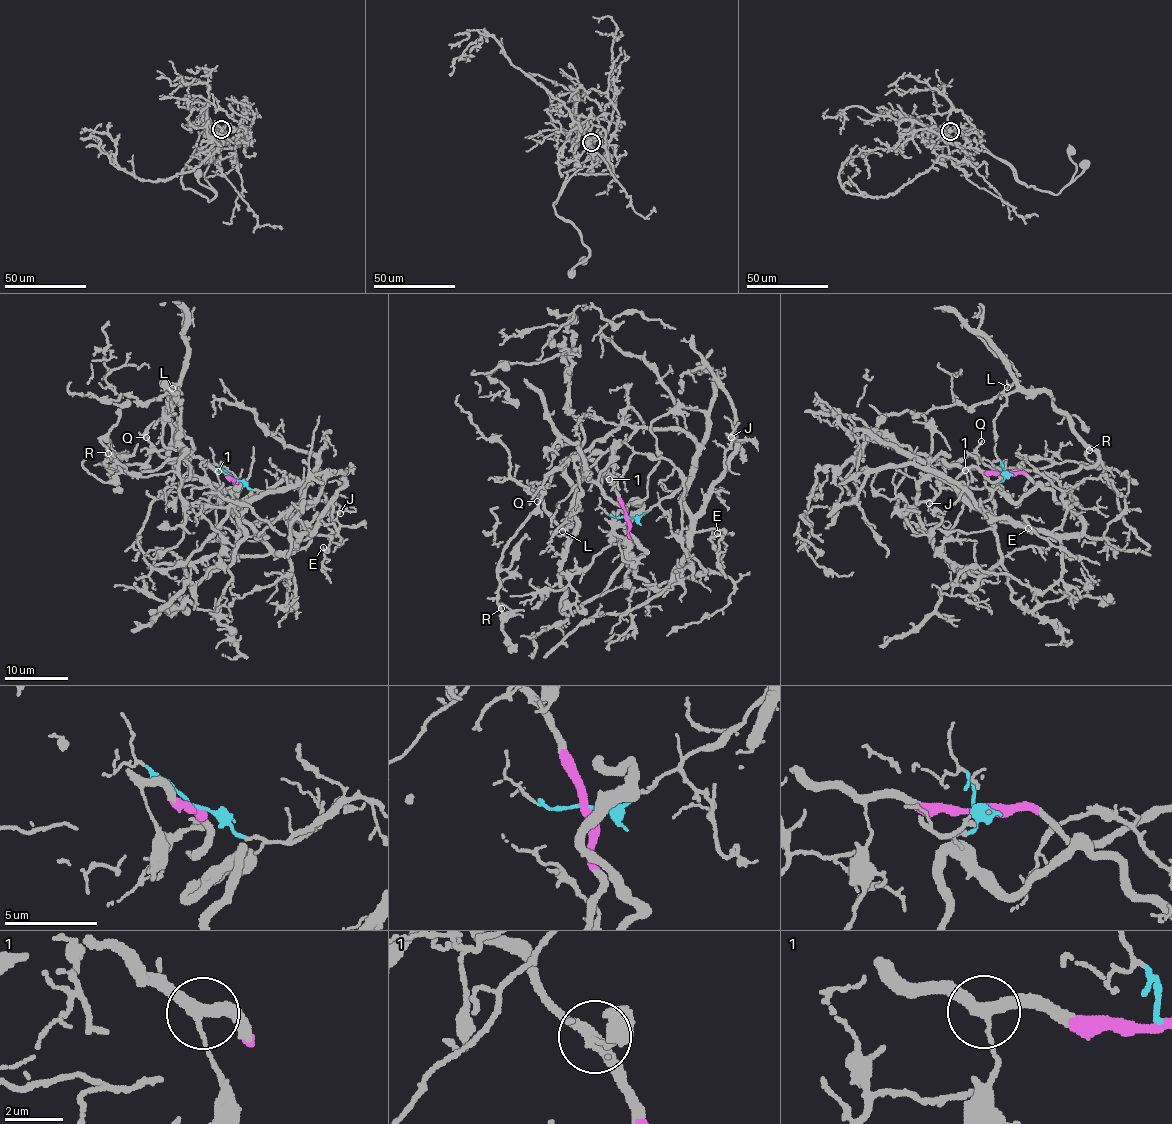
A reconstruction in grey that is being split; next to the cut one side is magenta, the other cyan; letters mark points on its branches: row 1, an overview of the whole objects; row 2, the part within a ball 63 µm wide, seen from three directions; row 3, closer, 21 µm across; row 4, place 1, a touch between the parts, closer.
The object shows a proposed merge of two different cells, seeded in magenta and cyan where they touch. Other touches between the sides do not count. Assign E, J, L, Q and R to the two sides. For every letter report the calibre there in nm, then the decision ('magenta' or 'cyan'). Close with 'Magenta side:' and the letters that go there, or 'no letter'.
E: 120 nm thick; cyan
J: 130 nm thick; cyan
L: 110 nm thick; magenta
Q: 110 nm thick; magenta
R: 90 nm thick; magenta
Magenta side: L, Q, R

